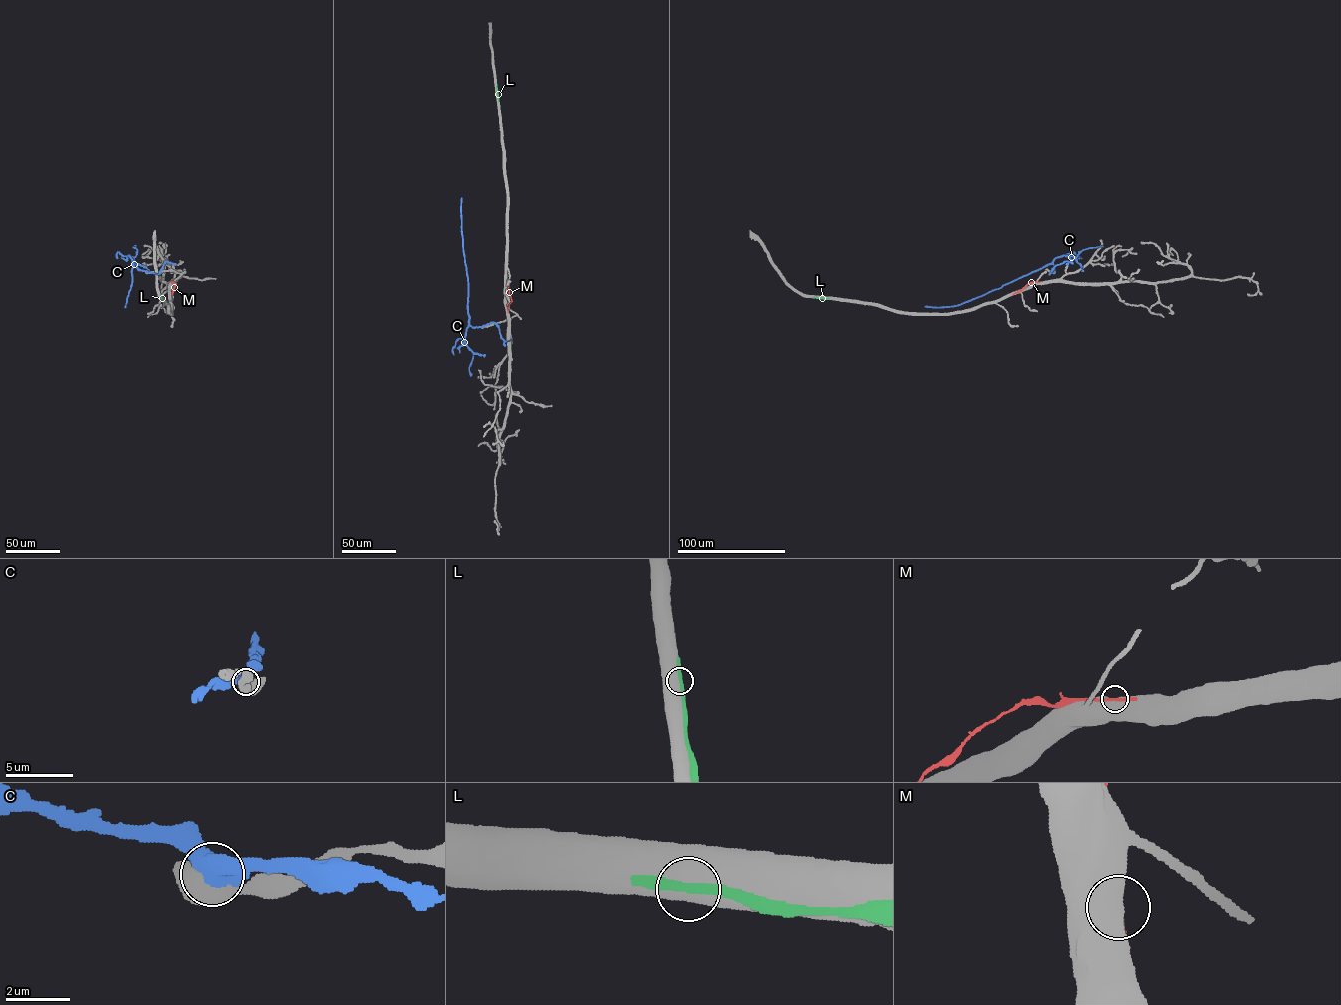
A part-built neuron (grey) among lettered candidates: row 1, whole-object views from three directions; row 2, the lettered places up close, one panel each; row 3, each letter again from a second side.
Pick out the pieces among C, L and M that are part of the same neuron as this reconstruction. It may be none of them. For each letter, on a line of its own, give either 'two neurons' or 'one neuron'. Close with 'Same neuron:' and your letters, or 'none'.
C: two neurons
L: two neurons
M: two neurons
Same neuron: none

